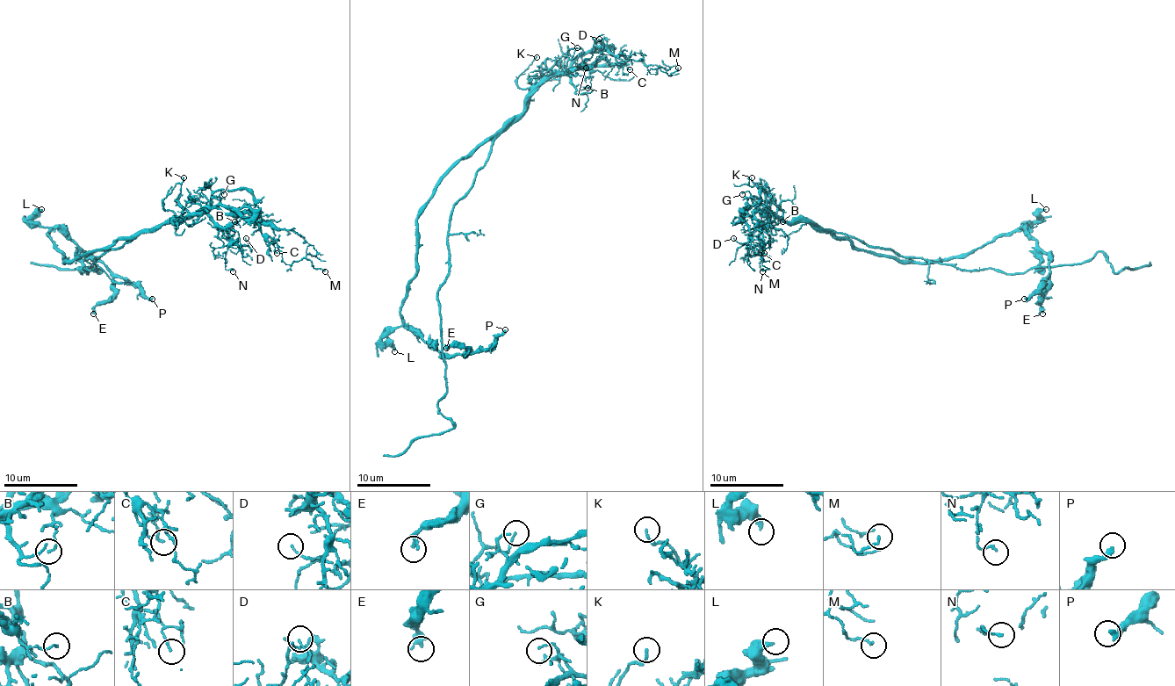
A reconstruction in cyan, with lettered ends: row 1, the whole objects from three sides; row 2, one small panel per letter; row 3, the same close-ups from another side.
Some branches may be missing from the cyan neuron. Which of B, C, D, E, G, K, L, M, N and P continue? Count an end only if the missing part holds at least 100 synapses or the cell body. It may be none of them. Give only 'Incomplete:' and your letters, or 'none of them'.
Incomplete: none of them

